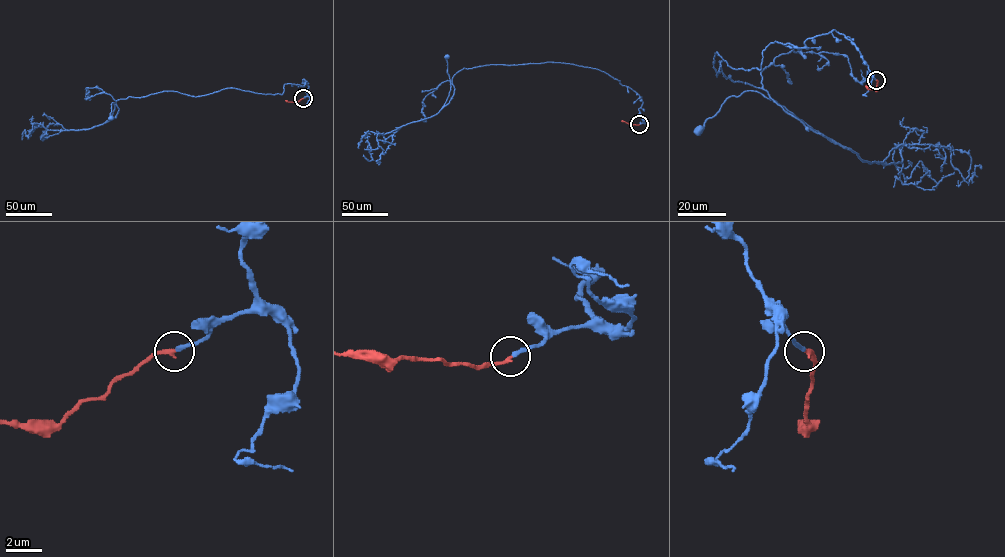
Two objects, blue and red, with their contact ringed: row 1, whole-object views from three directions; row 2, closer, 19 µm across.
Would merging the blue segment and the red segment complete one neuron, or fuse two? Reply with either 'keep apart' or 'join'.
join

